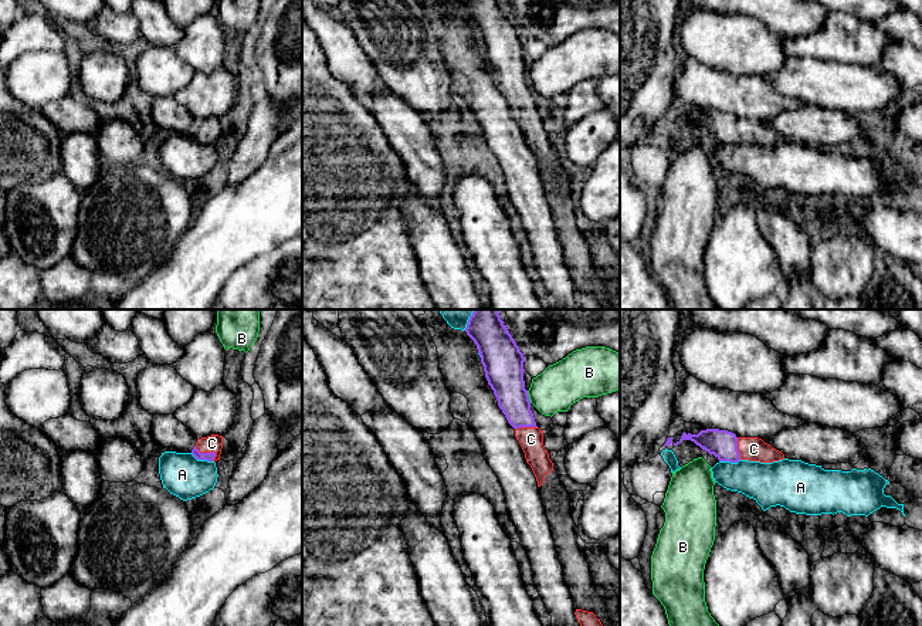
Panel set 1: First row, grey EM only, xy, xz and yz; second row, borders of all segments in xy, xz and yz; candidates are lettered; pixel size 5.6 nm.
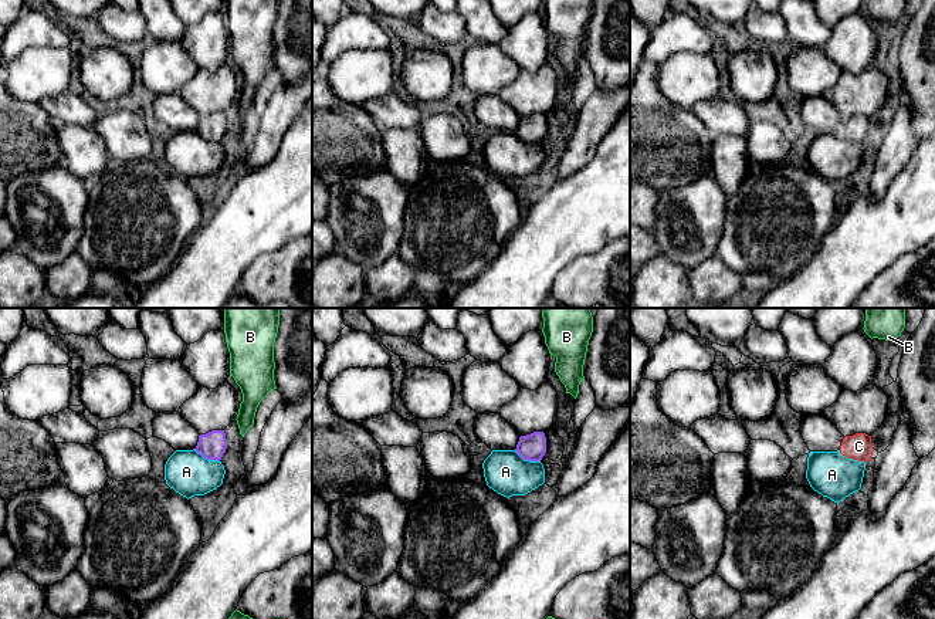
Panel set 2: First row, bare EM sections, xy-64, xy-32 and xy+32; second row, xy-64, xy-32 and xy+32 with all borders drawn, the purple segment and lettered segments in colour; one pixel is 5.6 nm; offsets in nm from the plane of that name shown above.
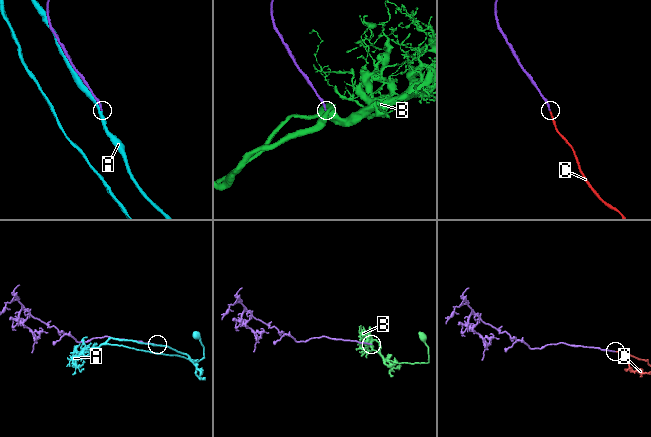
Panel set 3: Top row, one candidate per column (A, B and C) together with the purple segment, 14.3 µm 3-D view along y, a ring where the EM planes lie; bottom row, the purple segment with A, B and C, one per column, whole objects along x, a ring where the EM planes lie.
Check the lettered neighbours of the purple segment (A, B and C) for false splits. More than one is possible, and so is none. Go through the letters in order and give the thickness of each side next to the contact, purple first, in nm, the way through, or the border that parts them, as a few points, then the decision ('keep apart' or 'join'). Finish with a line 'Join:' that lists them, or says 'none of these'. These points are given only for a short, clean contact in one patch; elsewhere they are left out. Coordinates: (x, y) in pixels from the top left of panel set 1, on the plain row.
A: 50/240 nm | keep apart
B: 240/260 nm | along xz (526, 73), (531, 84) | keep apart
C: 50/100 nm | across xy (200, 138), (207, 135), (212, 125) | join
Join: C

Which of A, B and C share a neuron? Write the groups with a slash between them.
A / B / C

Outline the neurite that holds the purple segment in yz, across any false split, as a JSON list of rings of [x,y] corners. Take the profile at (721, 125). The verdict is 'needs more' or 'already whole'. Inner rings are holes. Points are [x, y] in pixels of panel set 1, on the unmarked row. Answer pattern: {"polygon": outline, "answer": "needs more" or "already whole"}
{"polygon": [[[706,111],[701,112],[698,116],[682,115],[681,121],[674,125],[674,128],[679,126],[682,122],[691,122],[702,132],[713,136],[719,143],[731,143],[738,145],[739,142],[749,142],[749,143],[760,143],[760,145],[773,145],[784,141],[784,136],[770,126],[765,125],[759,119],[738,119],[735,115],[728,112],[719,111]]], "answer": "needs more"}

